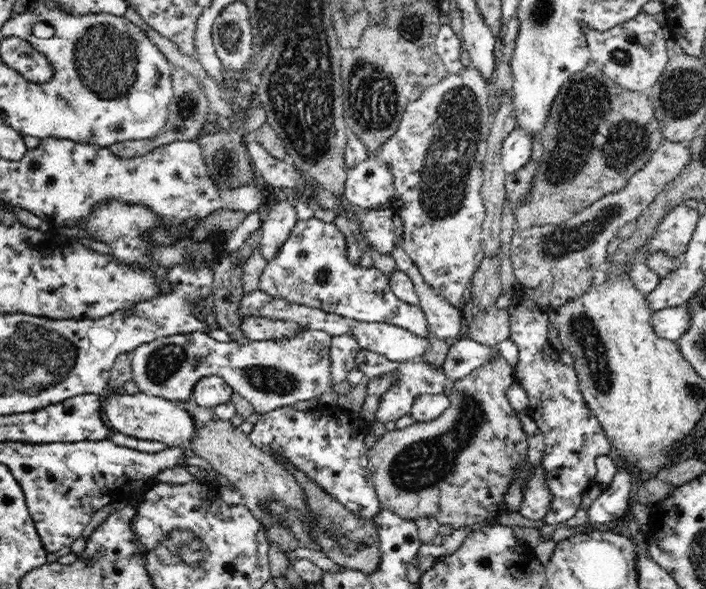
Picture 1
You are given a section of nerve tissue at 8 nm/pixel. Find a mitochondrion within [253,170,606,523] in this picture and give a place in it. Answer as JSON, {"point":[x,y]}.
{"point":[425,464]}

